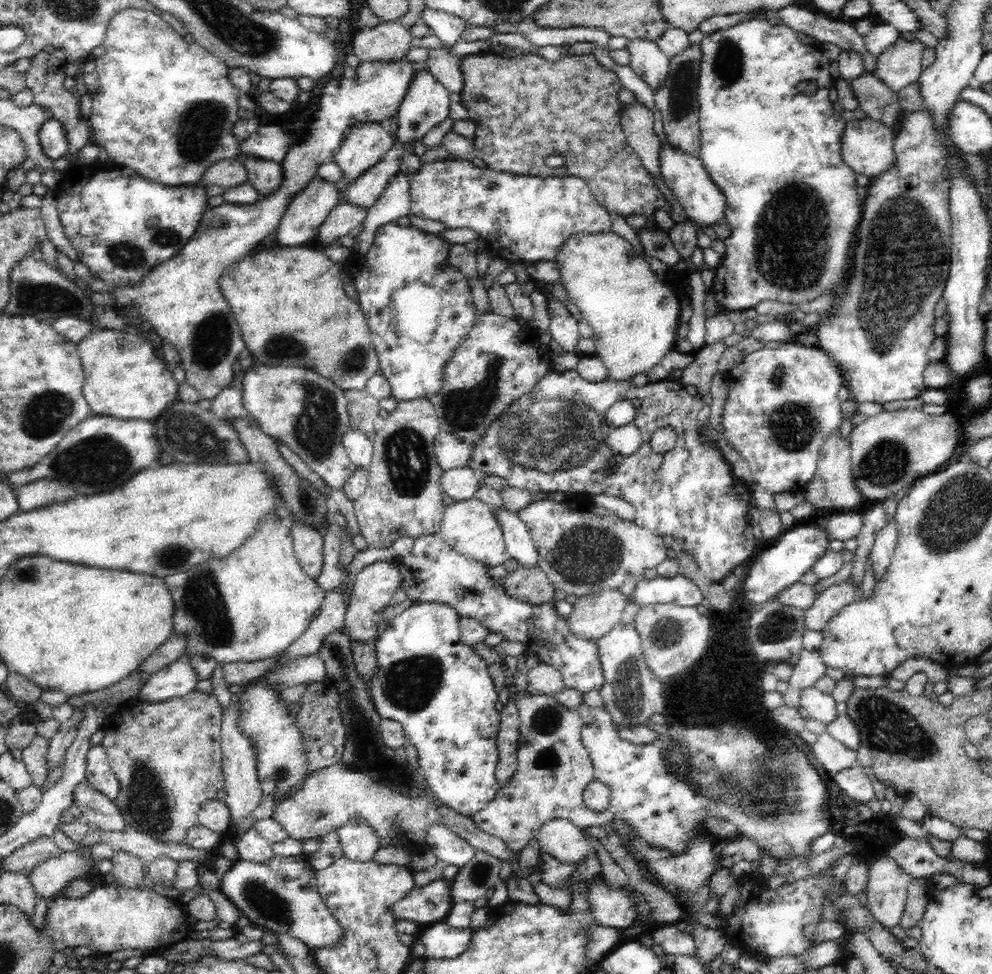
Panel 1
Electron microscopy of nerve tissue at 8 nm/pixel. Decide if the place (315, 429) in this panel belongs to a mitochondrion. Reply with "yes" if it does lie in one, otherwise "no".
yes

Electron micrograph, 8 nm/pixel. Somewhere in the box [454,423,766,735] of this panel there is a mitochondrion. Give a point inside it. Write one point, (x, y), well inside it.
(588, 554)

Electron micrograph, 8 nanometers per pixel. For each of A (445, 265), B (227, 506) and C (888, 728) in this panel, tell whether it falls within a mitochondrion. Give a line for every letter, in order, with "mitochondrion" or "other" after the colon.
A: other
B: other
C: mitochondrion

